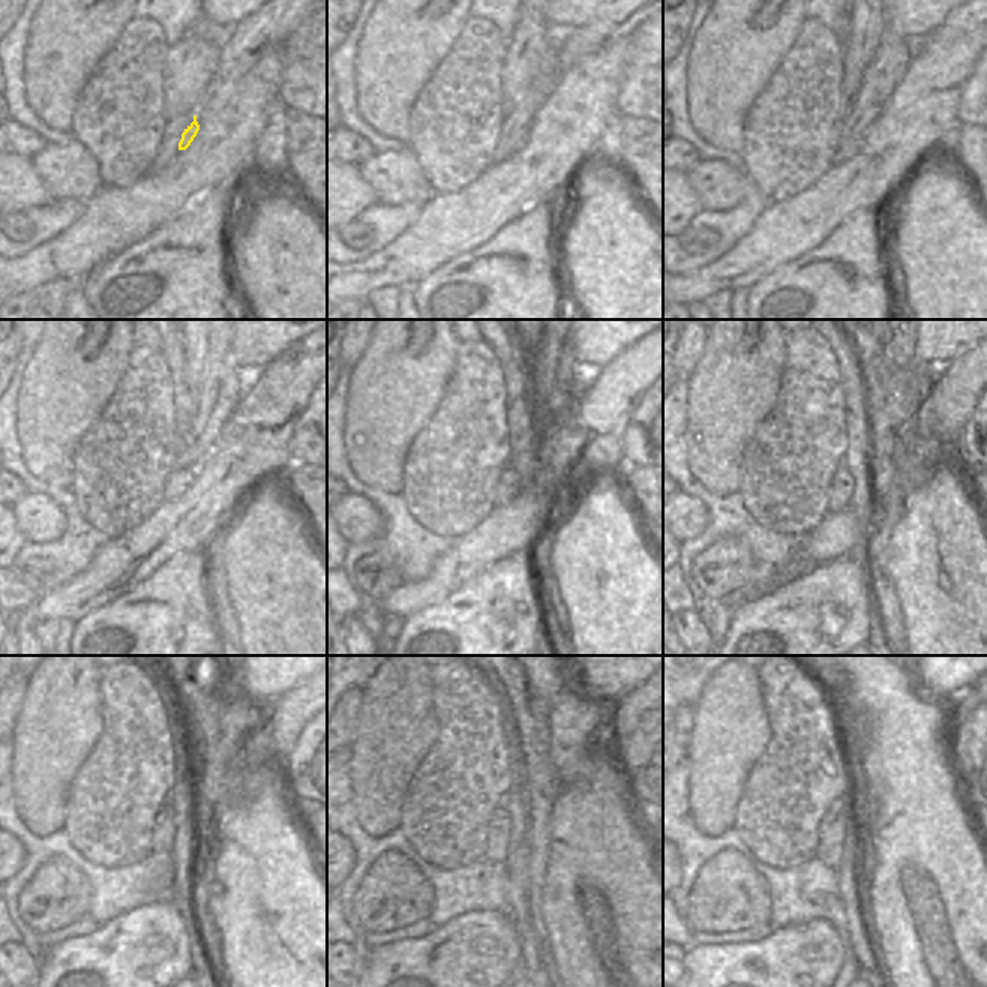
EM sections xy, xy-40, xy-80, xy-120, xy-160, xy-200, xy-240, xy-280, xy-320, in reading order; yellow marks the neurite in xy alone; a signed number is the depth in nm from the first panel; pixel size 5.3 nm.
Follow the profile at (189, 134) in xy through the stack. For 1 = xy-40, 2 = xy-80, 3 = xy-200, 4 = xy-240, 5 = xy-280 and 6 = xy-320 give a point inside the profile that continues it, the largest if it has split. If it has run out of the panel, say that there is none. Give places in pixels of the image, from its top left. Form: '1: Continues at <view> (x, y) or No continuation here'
1: Continues at xy-40 (525, 137)
2: Continues at xy-80 (846, 150)
3: Continues at xy-200 (842, 489)
4: Continues at xy-240 (164, 837)
5: Continues at xy-280 (500, 830)
6: Continues at xy-320 (833, 830)

